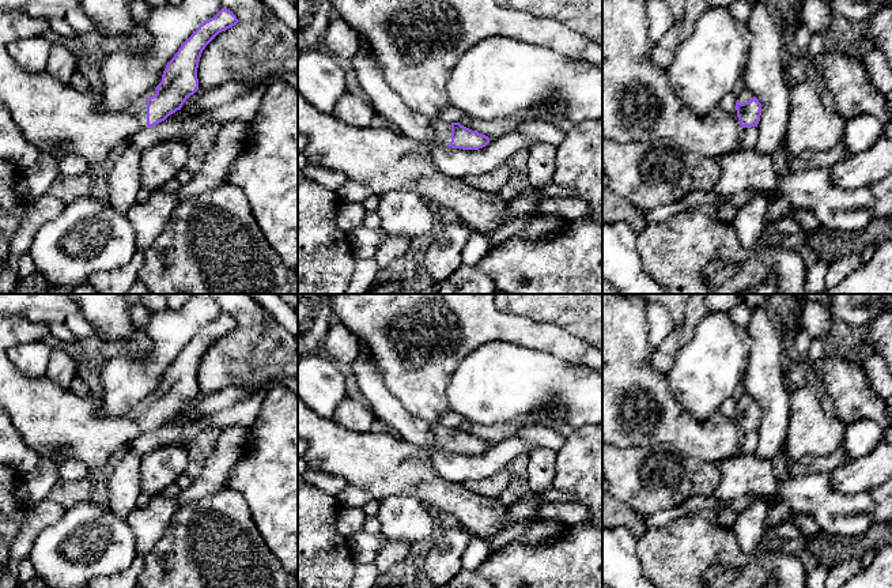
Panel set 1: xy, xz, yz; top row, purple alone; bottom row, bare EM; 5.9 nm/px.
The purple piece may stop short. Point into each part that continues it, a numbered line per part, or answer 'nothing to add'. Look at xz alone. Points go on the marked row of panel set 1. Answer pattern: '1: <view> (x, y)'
1: xz (442, 129)

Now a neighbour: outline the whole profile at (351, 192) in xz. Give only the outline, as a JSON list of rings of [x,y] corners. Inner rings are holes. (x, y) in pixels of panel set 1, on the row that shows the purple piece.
[[[348,181],[334,193],[341,204],[362,203],[364,199],[375,195],[375,192],[371,188],[363,184],[358,184],[355,181]]]

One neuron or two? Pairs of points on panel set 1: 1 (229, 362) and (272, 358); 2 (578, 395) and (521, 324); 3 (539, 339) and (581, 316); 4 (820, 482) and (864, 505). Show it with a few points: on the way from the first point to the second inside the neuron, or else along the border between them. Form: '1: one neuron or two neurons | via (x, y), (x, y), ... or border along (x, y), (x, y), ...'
1: one neuron | via (239, 358), (261, 358)
2: two neurons | border along (511, 342), (548, 351), (573, 362)
3: two neurons | border along (530, 317), (539, 321), (554, 323), (588, 343)
4: one neuron | via (828, 493), (841, 505), (853, 505)

